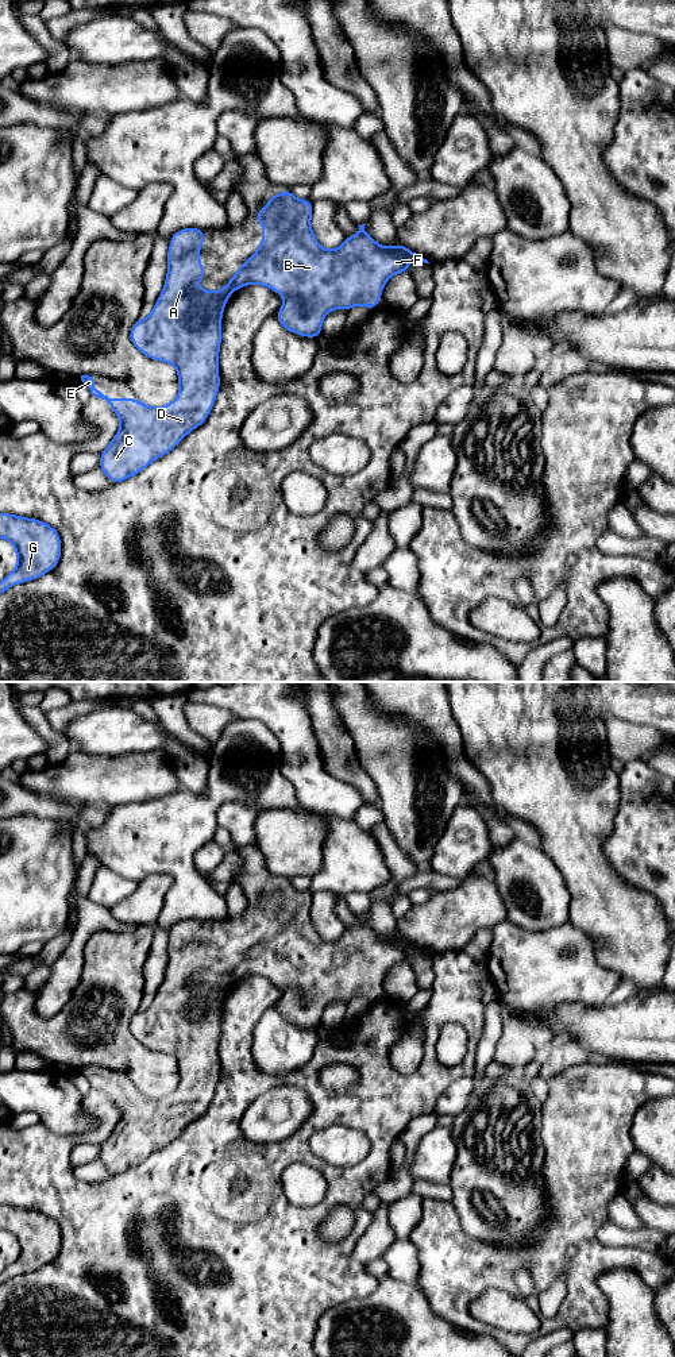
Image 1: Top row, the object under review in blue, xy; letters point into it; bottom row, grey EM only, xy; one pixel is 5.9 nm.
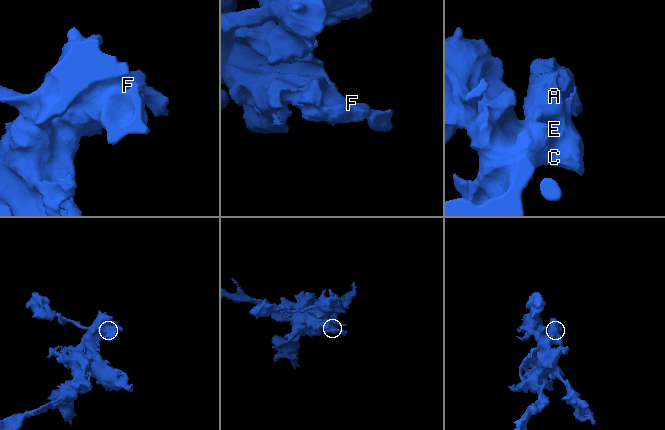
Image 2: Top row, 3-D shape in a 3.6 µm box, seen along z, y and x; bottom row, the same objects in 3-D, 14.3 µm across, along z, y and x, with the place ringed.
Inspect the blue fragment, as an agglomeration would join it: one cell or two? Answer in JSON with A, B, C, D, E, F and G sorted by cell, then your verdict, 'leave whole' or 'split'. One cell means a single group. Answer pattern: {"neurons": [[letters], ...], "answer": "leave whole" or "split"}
{"neurons": [["A", "B", "C", "D", "E", "F", "G"]], "answer": "leave whole"}

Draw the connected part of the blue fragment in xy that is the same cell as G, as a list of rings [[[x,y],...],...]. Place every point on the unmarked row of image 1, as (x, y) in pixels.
[[[0,1204],[0,1229],[11,1233],[18,1245],[16,1260],[0,1272],[0,1285],[51,1262],[61,1250],[61,1229],[43,1213]]]

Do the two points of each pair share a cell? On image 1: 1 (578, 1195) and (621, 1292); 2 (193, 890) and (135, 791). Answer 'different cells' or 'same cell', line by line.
1: different cells
2: different cells

